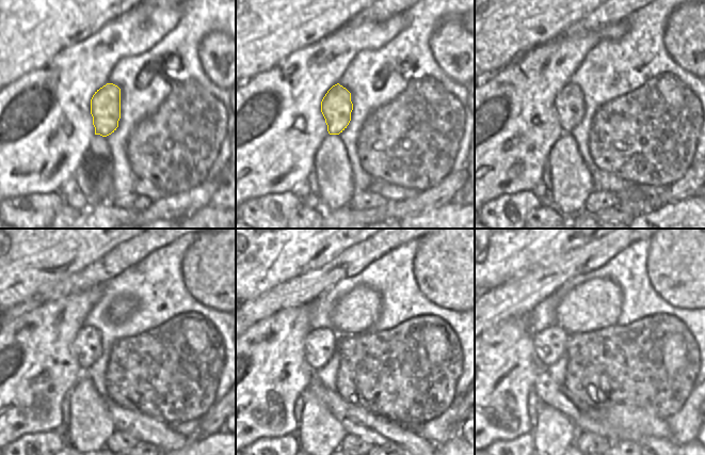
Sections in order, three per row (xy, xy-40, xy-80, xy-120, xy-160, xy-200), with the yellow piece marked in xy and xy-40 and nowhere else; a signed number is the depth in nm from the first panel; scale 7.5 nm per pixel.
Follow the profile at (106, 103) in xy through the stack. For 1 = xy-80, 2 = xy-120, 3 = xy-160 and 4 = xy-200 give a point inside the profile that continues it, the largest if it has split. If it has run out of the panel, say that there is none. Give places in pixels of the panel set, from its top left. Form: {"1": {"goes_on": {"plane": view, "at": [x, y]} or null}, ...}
{"1": {"goes_on": {"plane": "xy-80", "at": [570, 106]}}, "2": {"goes_on": {"plane": "xy-120", "at": [86, 346]}}, "3": {"goes_on": {"plane": "xy-160", "at": [320, 345]}}, "4": {"goes_on": {"plane": "xy-200", "at": [549, 344]}}}

